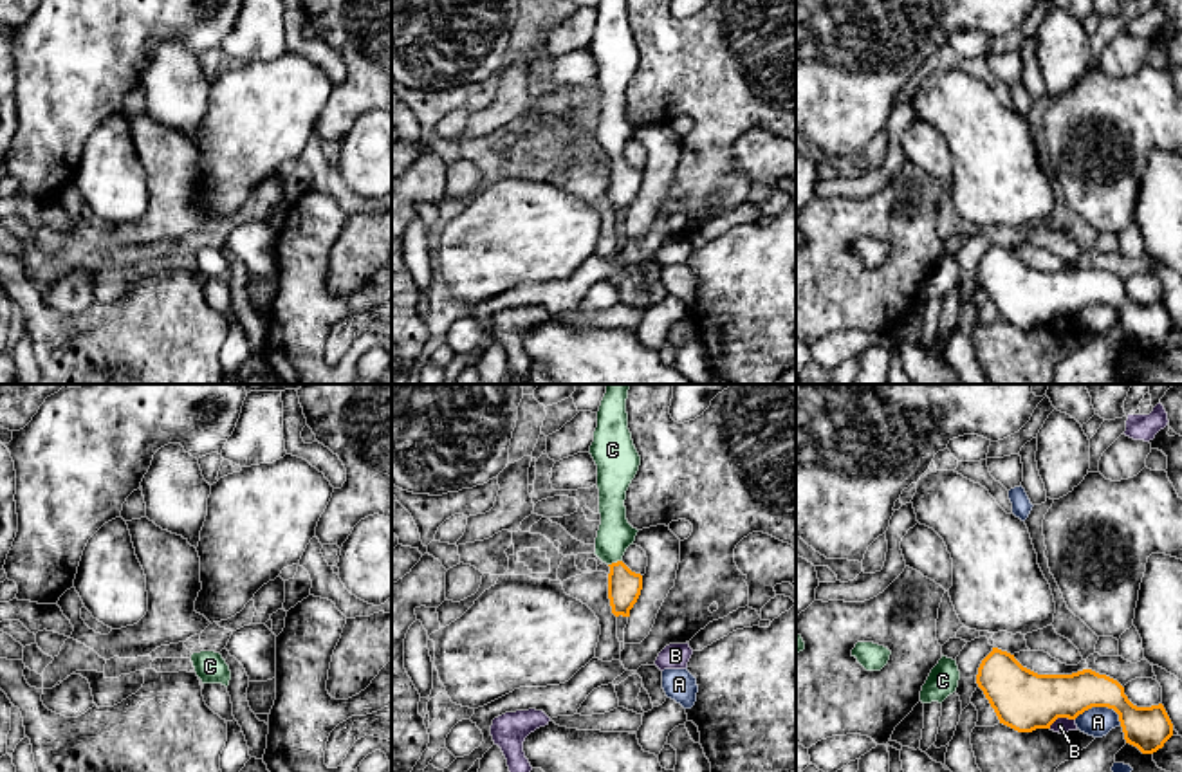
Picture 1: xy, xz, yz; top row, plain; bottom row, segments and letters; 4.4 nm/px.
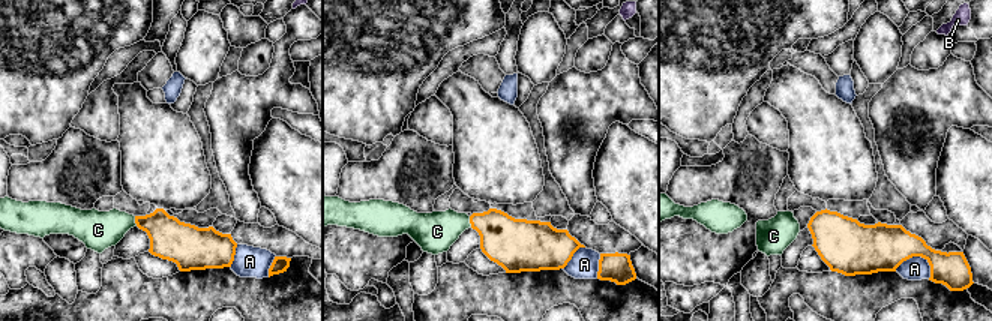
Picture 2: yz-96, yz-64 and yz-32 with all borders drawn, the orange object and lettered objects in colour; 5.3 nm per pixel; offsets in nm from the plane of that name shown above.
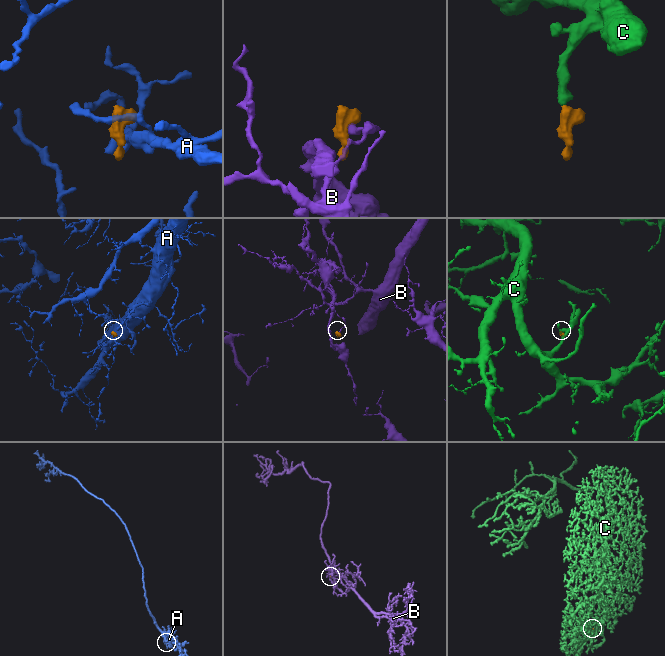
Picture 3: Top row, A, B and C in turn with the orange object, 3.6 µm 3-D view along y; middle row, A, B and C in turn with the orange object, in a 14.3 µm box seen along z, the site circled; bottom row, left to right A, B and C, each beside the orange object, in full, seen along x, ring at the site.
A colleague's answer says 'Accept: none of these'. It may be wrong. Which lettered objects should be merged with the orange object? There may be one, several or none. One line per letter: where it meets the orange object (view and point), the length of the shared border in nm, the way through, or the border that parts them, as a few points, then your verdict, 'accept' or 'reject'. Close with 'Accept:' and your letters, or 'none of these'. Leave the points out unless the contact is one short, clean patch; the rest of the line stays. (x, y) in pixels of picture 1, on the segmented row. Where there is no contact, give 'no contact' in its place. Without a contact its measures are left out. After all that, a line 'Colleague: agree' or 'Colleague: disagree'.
A: contact yz (1101, 706); length 220 nm; border yz (1074, 718), (1092, 707), (1110, 707), (1121, 724); reject
B: contact yz (1061, 716); length 130 nm; border yz (1074, 718), (1058, 718), (1049, 727); reject
C: contact xz (614, 563); length 70 nm; way xz (625, 587), (614, 563), (616, 534); accept
Accept: C
Colleague: disagree

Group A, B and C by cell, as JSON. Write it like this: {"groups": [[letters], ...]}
{"groups": [["A"], ["B"], ["C"]]}

